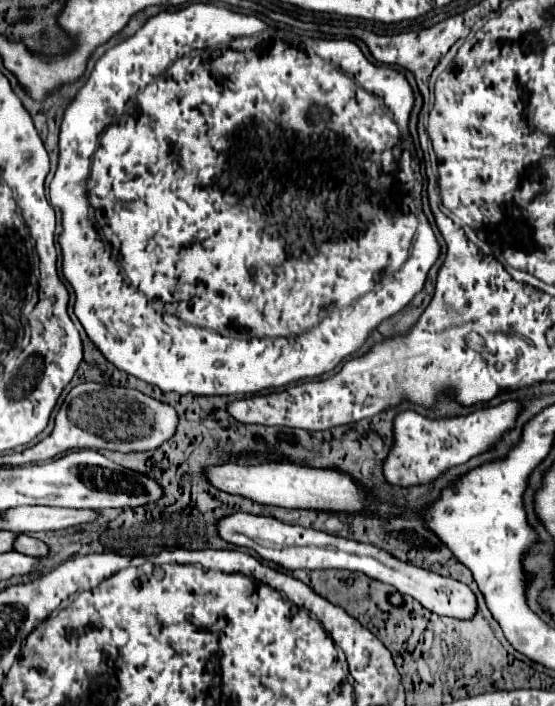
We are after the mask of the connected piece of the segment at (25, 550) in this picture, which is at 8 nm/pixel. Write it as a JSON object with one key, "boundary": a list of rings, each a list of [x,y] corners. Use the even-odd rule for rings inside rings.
{"boundary":[[[20,534],[16,538],[16,546],[14,546],[16,552],[22,552],[22,554],[28,554],[28,556],[36,556],[36,558],[42,558],[42,556],[48,556],[50,548],[48,544],[44,544],[42,540],[36,540],[28,534]]]}

